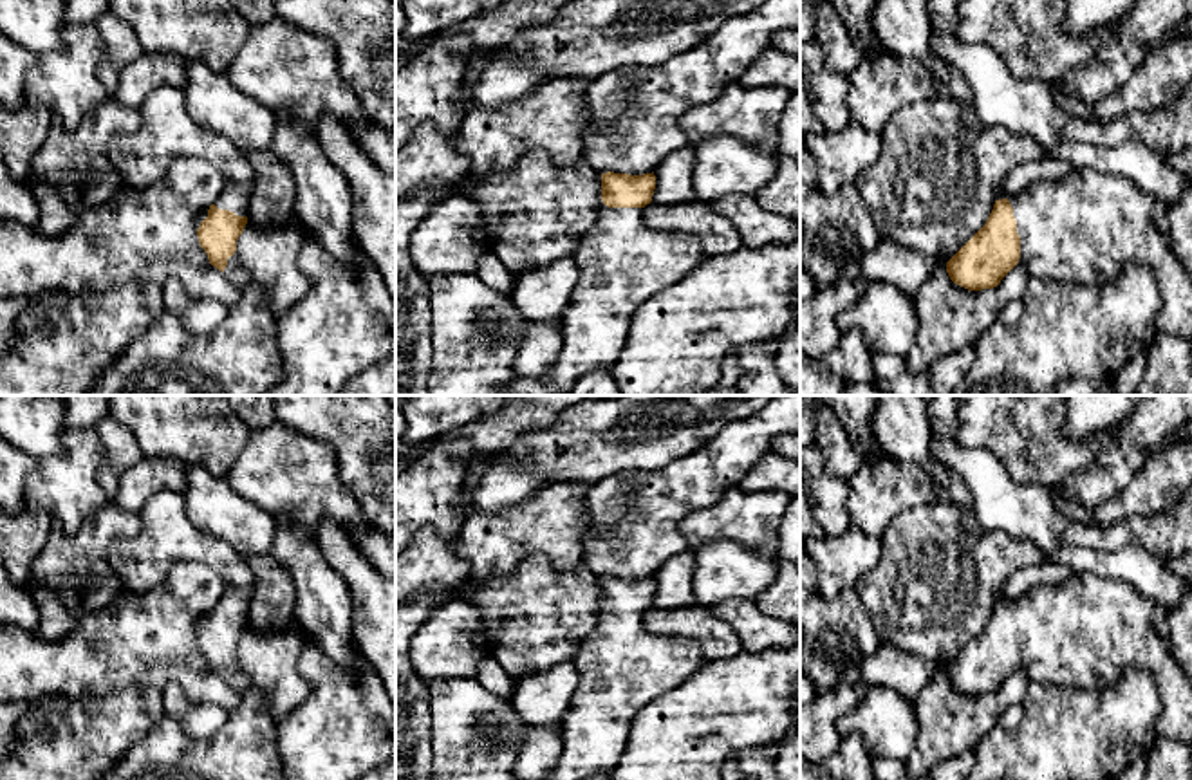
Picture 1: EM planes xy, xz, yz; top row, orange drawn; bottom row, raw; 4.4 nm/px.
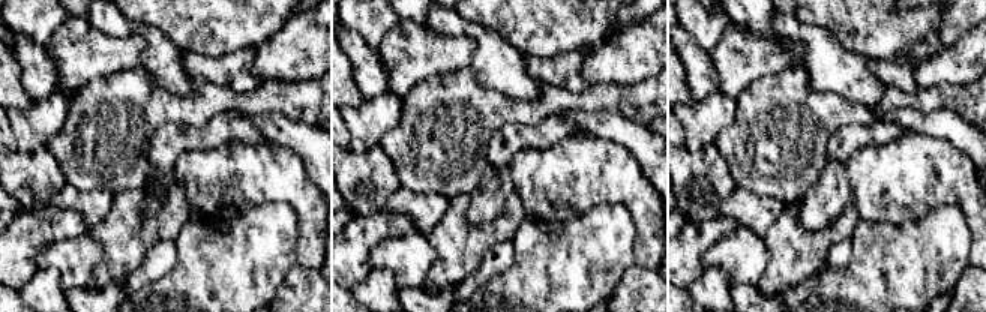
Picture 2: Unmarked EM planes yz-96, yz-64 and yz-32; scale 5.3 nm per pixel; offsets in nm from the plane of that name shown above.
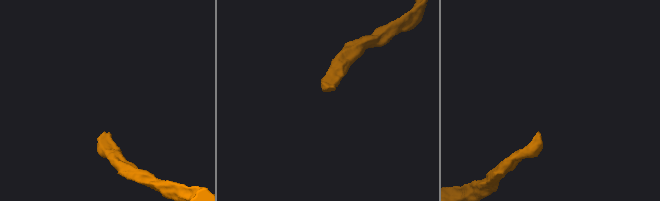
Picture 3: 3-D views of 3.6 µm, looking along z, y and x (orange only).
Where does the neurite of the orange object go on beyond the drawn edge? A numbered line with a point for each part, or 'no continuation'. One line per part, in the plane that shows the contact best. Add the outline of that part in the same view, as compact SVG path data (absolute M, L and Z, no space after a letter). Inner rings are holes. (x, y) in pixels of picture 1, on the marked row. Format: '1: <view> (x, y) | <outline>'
1: yz (1086, 228) | M1093 168L1001 199L1013 208L1019 264L1029 278L1104 287L1127 264L1145 265L1161 292L1156 336L1192 341L1192 276L1156 226L1163 200Z

